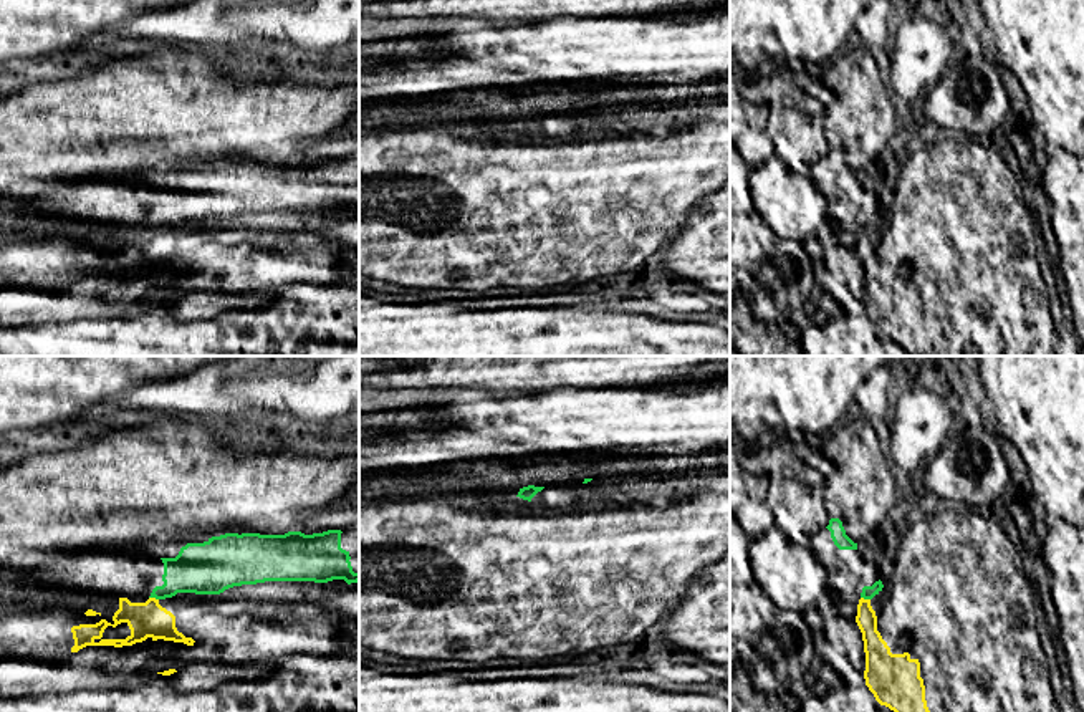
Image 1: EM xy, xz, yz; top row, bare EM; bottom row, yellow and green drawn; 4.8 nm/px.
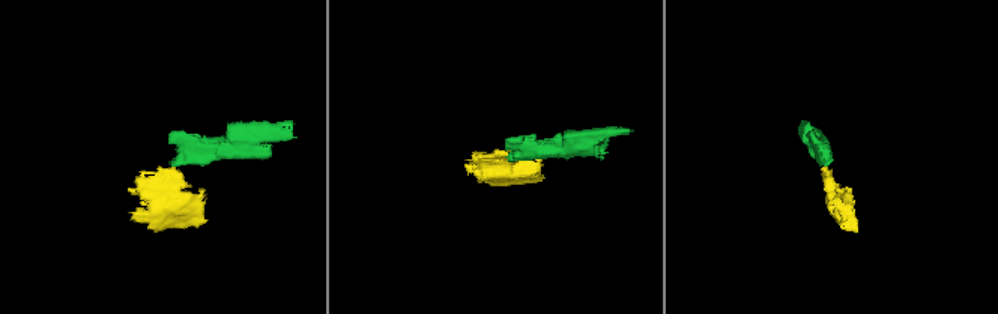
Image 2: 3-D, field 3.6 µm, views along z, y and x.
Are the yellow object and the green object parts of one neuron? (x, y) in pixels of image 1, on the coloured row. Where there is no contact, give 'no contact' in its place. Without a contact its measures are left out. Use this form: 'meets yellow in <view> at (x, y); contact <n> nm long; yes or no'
meets yellow in xy at (154, 598); contact 50 nm long; no

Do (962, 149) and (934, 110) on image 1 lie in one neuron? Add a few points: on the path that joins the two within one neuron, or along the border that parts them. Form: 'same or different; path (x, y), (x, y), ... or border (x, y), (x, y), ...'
different; border (959, 131), (972, 138)

